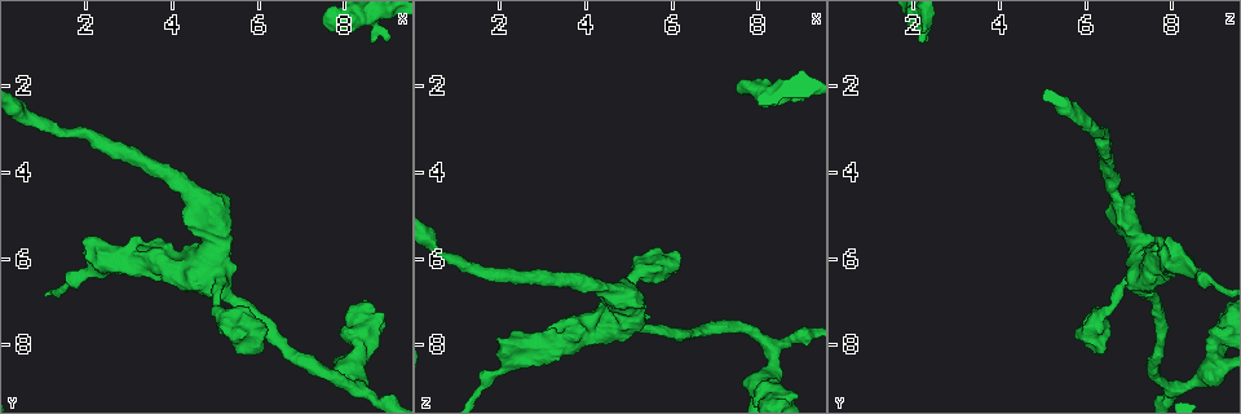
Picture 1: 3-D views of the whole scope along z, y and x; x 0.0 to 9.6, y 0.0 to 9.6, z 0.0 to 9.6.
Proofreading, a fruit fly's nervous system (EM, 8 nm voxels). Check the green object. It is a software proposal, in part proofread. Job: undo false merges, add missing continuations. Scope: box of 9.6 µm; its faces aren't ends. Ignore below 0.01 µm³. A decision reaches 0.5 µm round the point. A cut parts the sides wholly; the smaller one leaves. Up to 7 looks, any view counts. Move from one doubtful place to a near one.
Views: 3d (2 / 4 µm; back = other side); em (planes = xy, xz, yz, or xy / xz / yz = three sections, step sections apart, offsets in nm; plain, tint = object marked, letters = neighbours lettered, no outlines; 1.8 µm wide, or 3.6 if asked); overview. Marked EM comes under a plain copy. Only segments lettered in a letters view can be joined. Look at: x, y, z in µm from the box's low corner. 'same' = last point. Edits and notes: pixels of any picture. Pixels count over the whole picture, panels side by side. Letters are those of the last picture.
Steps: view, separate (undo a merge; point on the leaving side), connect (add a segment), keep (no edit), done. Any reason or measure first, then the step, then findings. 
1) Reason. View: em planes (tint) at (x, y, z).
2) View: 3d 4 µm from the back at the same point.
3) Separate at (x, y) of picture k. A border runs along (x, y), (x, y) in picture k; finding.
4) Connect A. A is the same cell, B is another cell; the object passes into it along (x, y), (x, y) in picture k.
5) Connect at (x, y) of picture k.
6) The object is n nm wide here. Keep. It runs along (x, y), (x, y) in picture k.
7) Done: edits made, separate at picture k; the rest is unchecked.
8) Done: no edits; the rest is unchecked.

Abrupt turn. View: 3d 4 µm at (3.70, 6.25, 7.80).

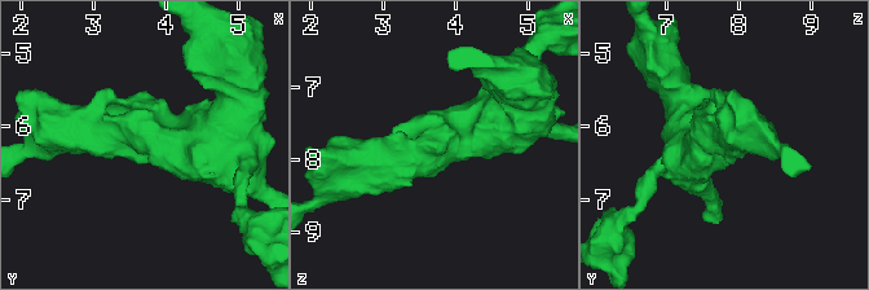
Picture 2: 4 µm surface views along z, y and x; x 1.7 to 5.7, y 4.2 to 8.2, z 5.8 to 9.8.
View: em planes (letters) at the same point.

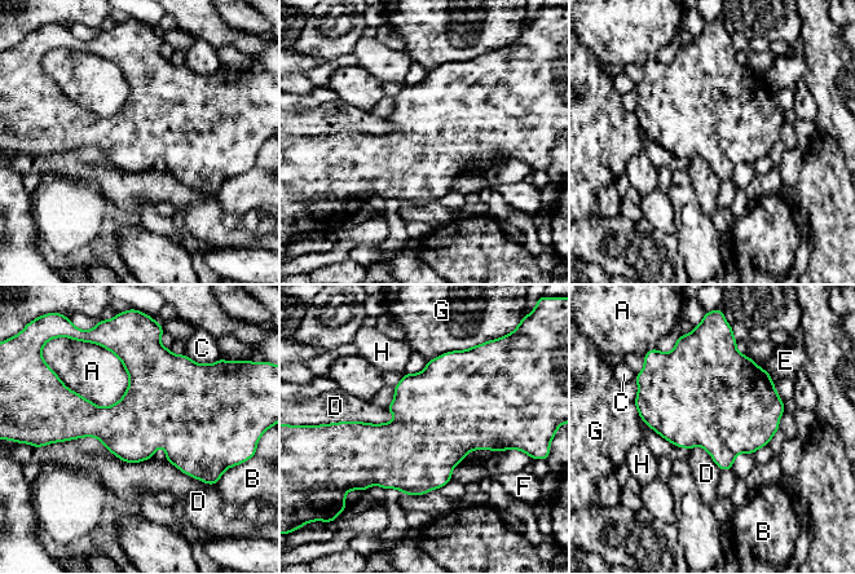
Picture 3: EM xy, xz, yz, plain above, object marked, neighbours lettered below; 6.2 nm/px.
The longest contact is with D, 650 nm. Keep. A, B, C, D, E, F, G and H are other cells; a border runs along (47, 444), (151, 458) in picture 3; one cell here.

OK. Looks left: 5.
Sudden change in width. View: 3d 4 µm at (8.30, 8.75, 8.80).

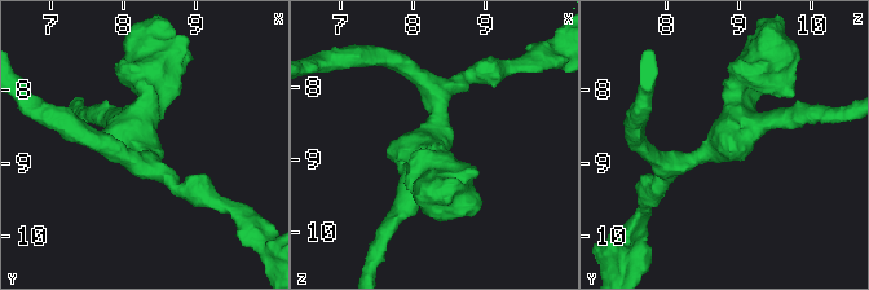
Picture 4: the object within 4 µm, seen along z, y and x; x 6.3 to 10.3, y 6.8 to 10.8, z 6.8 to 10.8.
Now the EM. View: em yz step 16 (letters) at (8.25, 8.80, 8.80).

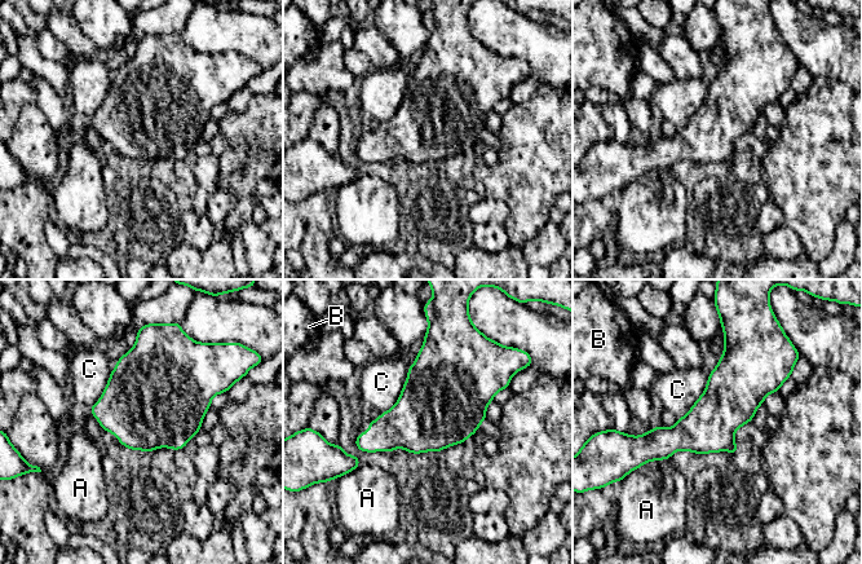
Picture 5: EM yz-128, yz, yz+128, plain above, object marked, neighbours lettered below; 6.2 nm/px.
The longest contact is with C, 340 nm. Keep. A, B and C are other cells; a border runs along (410, 366), (398, 400), (380, 413) in picture 5; one cell here.

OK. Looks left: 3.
Free end. View: em xy step 4 (tint) at (9.00, 0.90, 2.35).

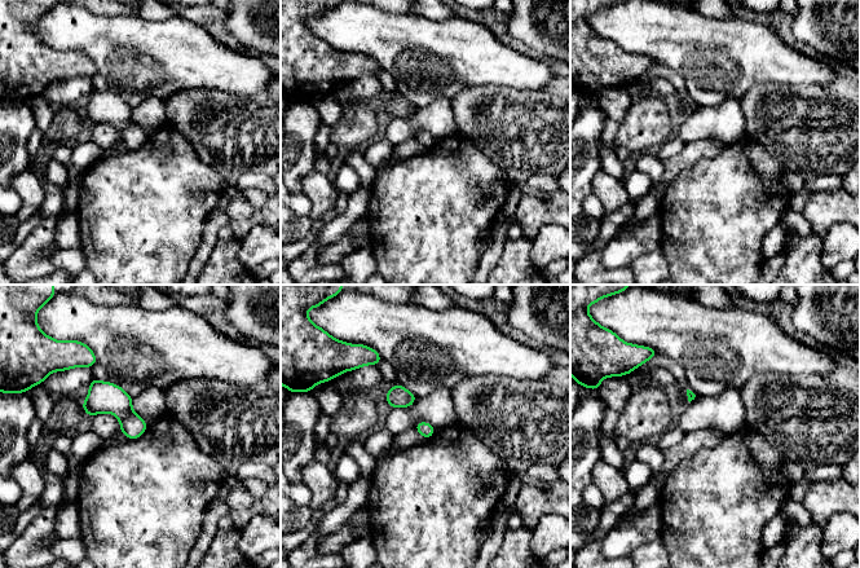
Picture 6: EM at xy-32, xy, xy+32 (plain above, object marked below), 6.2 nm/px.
Cut it another way. View: em planes (letters) at the same point.

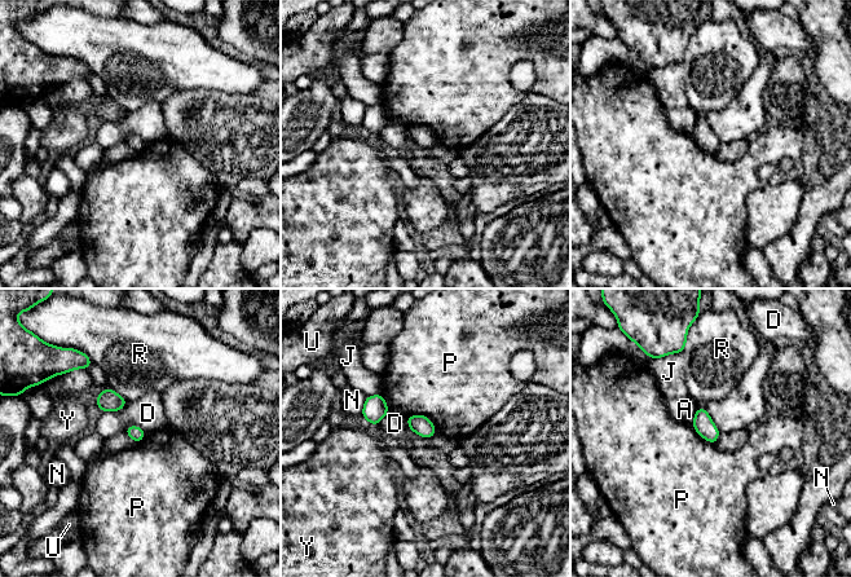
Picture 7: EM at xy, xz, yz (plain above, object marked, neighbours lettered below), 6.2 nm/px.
Keep. A, D, J, N, P, R, U and Y are other cells; a border runs along (697, 406), (708, 413), (721, 432) in picture 7; none of them fits.

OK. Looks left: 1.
Done: no edits; the rest is unchecked.

